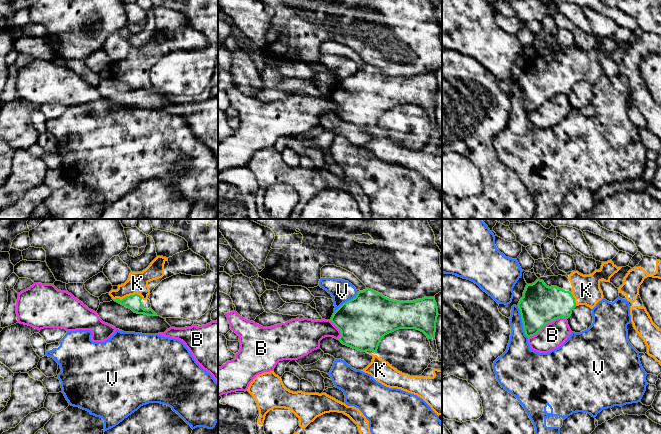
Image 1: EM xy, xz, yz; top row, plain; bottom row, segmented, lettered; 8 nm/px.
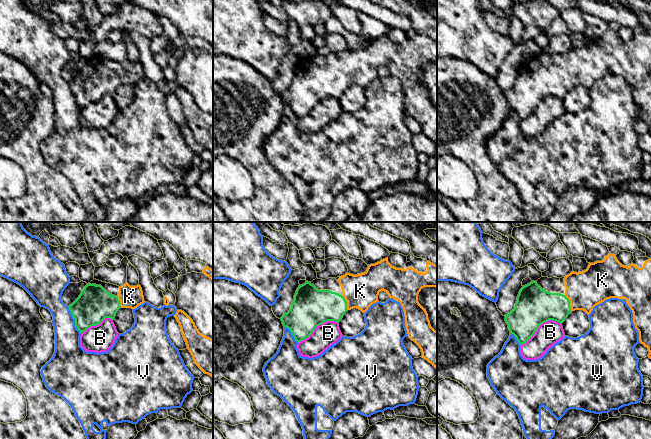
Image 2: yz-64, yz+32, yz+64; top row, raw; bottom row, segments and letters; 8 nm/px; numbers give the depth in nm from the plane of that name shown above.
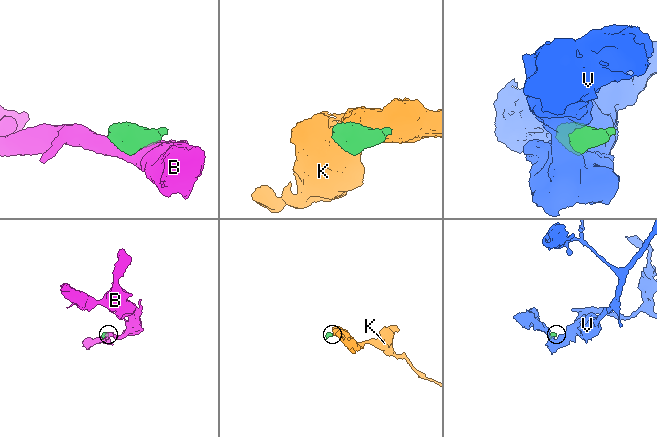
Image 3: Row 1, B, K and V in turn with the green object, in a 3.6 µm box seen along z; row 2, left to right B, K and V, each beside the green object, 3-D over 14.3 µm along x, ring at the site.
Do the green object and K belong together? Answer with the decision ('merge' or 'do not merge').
merge

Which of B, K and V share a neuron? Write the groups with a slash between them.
B / K / V

